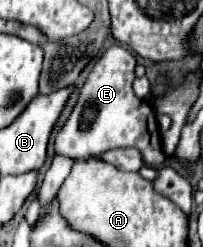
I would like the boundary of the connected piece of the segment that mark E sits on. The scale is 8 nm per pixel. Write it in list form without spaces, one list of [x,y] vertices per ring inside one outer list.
[[[110,45],[108,51],[102,53],[102,57],[90,69],[70,117],[58,129],[54,151],[68,153],[72,159],[90,159],[106,149],[136,147],[144,155],[146,165],[160,167],[166,163],[168,157],[160,145],[160,129],[154,109],[144,99],[138,99],[132,91],[134,67],[136,59],[130,51],[126,51],[126,47]]]

